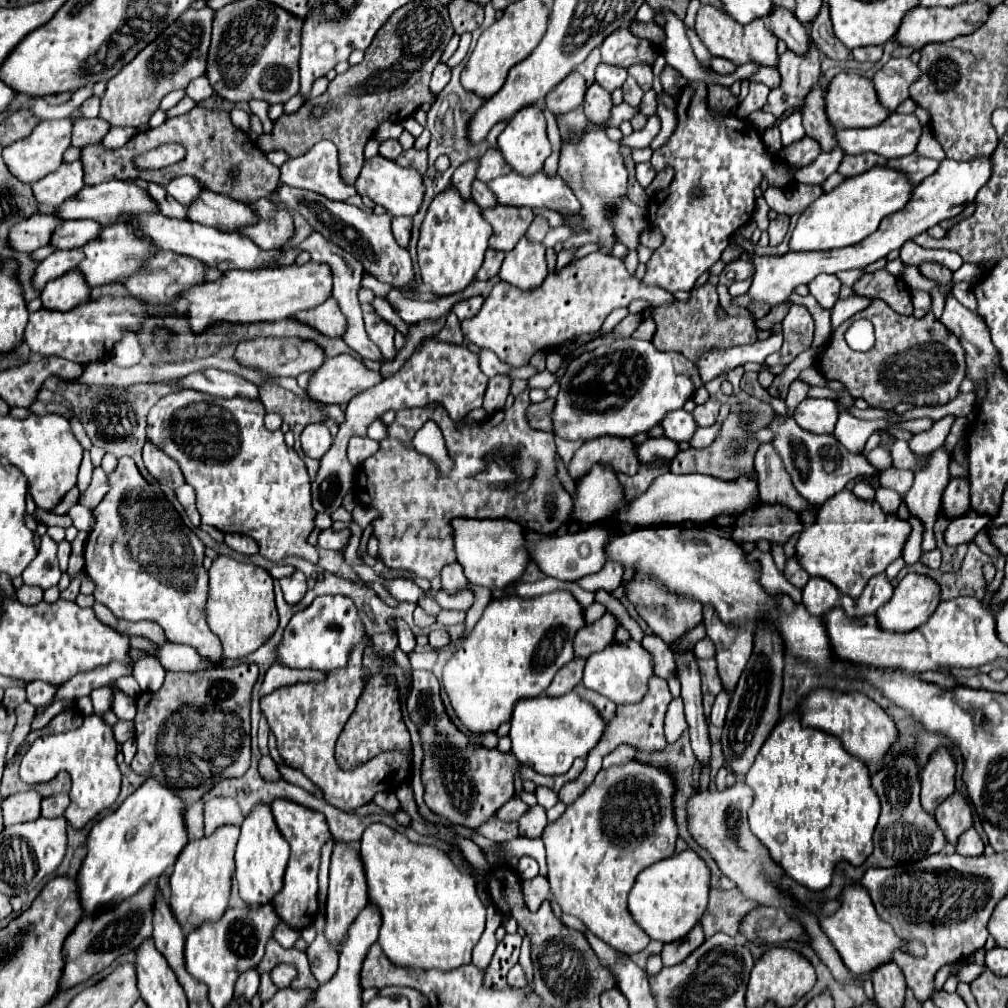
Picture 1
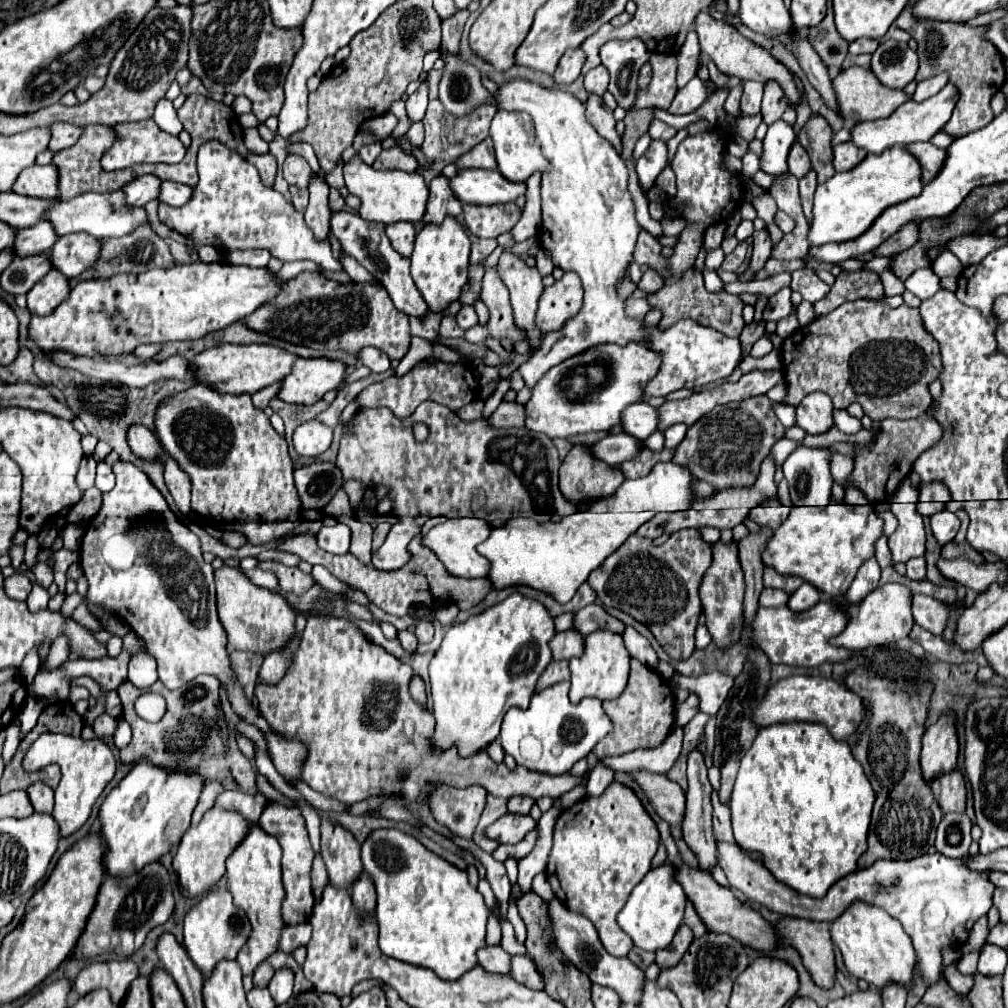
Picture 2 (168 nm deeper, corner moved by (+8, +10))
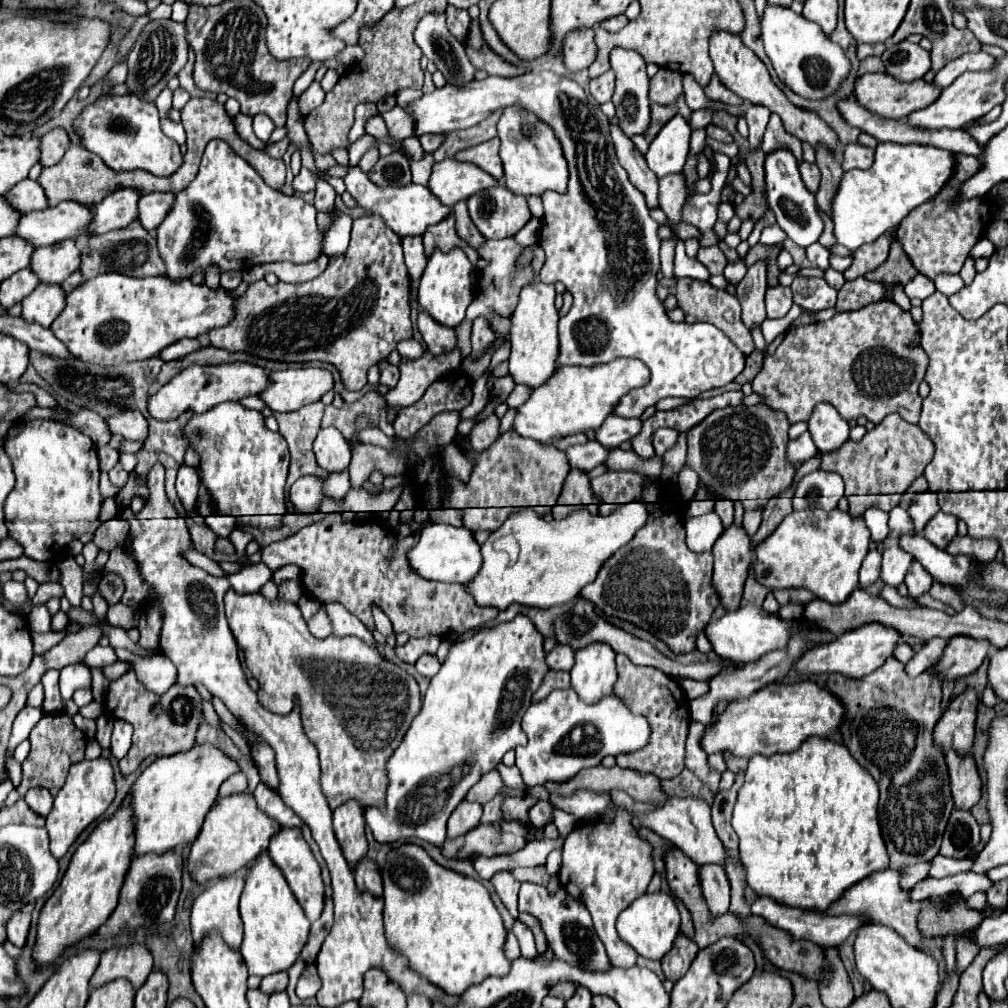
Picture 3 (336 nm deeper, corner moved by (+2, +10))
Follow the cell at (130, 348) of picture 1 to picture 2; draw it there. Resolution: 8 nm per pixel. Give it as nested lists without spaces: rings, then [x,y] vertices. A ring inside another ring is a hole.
[[[140,344],[132,354],[134,354],[134,356],[138,356],[138,358],[148,360],[148,358],[152,358],[158,350],[160,350],[160,344]]]

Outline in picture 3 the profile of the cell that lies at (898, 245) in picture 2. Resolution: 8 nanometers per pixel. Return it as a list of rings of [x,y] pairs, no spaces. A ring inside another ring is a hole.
[[[880,236],[880,240],[876,240],[876,244],[858,248],[854,254],[852,266],[848,270],[844,270],[844,278],[854,280],[854,278],[864,276],[866,272],[878,268],[886,260],[888,250],[890,250],[890,244],[888,244],[888,240],[884,240],[884,236]]]

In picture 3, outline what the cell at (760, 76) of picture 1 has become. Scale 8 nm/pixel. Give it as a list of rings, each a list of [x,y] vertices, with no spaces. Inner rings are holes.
[[[676,114],[652,140],[646,162],[658,178],[682,172],[690,148],[690,132],[688,122]]]

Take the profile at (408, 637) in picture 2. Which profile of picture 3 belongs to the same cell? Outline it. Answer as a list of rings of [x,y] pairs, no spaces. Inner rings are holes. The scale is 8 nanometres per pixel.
[[[424,656],[424,658],[420,658],[420,660],[416,662],[416,670],[418,670],[418,674],[424,676],[424,678],[436,676],[438,670],[440,670],[438,658],[436,658],[436,656]]]

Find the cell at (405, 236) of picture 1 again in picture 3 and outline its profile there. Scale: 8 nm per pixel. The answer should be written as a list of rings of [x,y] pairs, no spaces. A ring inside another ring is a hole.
[[[406,236],[402,240],[402,248],[404,248],[404,262],[406,262],[410,278],[420,280],[420,276],[422,276],[422,272],[426,268],[422,238],[420,236]]]

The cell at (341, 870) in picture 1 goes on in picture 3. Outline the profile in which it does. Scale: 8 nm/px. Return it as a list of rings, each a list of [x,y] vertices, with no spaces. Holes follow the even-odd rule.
[[[348,800],[334,810],[334,832],[344,852],[344,858],[354,868],[366,856],[368,844],[364,836],[364,808],[356,800]]]

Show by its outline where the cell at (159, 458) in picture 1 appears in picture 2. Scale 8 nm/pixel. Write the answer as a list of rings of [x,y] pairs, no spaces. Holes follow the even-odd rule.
[[[146,426],[130,428],[128,444],[138,458],[144,458],[144,460],[150,460],[150,462],[160,462],[164,458],[162,444],[158,442],[156,434]]]

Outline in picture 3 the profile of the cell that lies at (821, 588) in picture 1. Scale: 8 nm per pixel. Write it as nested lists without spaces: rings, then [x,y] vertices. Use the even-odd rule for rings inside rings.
[[[788,604],[788,606],[782,606],[780,608],[778,616],[782,620],[798,620],[802,616],[802,608],[804,608],[802,604]]]

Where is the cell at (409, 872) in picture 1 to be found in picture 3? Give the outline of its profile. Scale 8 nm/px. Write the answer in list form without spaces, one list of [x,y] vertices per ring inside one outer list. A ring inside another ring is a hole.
[[[402,844],[386,856],[382,880],[386,938],[430,984],[444,990],[448,996],[460,996],[468,986],[480,984],[488,976],[506,976],[510,972],[510,960],[504,956],[508,932],[488,890],[478,880],[438,866],[420,846],[414,844]]]

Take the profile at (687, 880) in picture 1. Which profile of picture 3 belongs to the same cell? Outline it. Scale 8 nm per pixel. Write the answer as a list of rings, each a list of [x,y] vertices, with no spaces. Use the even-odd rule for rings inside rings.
[[[666,892],[644,894],[638,900],[634,900],[626,910],[620,912],[616,930],[620,940],[626,942],[630,948],[634,948],[638,956],[650,960],[662,960],[662,956],[672,948],[674,938],[680,934],[680,912],[674,904],[674,898]]]

